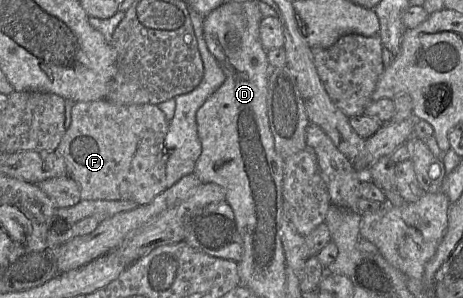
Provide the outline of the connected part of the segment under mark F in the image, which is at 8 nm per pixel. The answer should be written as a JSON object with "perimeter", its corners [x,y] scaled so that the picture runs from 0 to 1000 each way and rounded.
{"perimeter":[[[220,332],[192,342],[164,342],[153,362],[153,416],[143,433],[123,500],[119,503],[138,537],[147,591],[168,614],[177,671],[281,671],[298,688],[324,681],[359,631],[359,550],[363,503],[356,493],[356,460],[363,443],[365,406],[354,376],[335,349],[257,352]]]}

